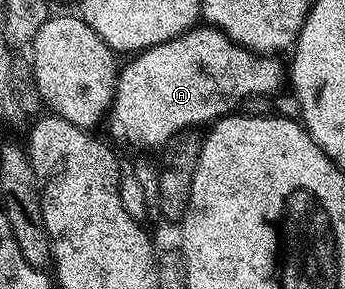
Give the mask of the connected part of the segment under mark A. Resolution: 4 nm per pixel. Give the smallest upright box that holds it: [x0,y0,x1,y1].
[109,26,285,149]

